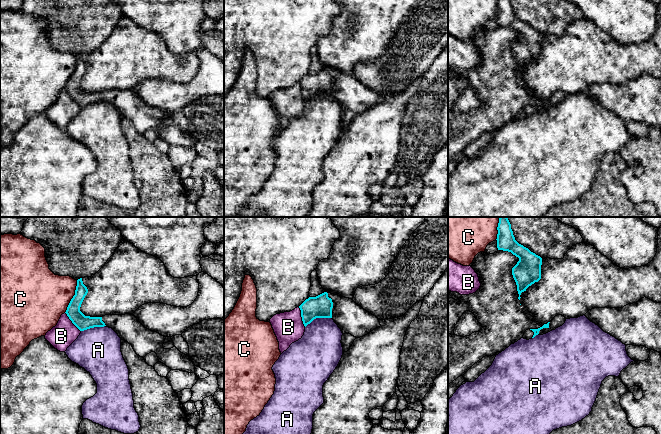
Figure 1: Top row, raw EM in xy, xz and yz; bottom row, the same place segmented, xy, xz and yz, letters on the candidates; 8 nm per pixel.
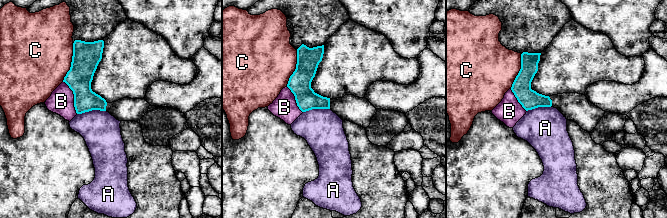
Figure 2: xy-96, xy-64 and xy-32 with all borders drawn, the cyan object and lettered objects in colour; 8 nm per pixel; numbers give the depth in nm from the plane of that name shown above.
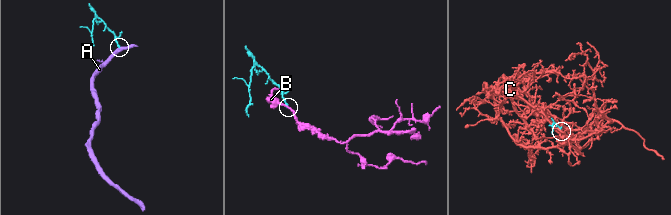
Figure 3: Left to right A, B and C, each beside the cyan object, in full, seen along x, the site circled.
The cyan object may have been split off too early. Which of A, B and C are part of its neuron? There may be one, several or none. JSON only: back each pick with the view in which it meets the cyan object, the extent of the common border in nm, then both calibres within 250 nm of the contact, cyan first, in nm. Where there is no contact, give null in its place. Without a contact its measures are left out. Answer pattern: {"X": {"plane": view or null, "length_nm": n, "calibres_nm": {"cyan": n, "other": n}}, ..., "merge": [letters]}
{"merge": []}

